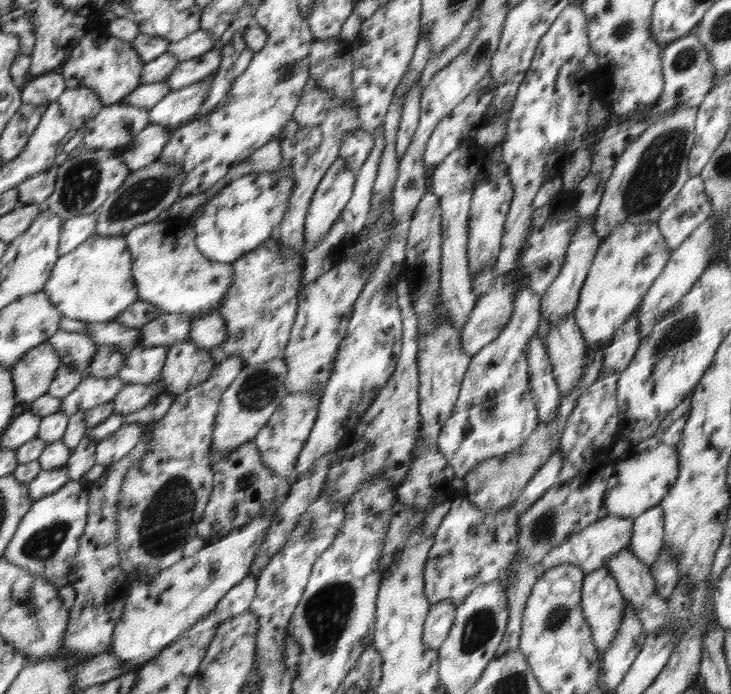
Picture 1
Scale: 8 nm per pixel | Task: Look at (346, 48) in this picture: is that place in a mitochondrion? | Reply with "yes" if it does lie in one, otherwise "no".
no

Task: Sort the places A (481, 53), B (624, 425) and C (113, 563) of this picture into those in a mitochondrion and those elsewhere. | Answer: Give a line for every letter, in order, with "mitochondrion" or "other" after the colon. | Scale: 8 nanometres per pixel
A: mitochondrion
B: other
C: other

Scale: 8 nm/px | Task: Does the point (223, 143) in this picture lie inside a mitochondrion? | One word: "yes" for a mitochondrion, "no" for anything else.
no

